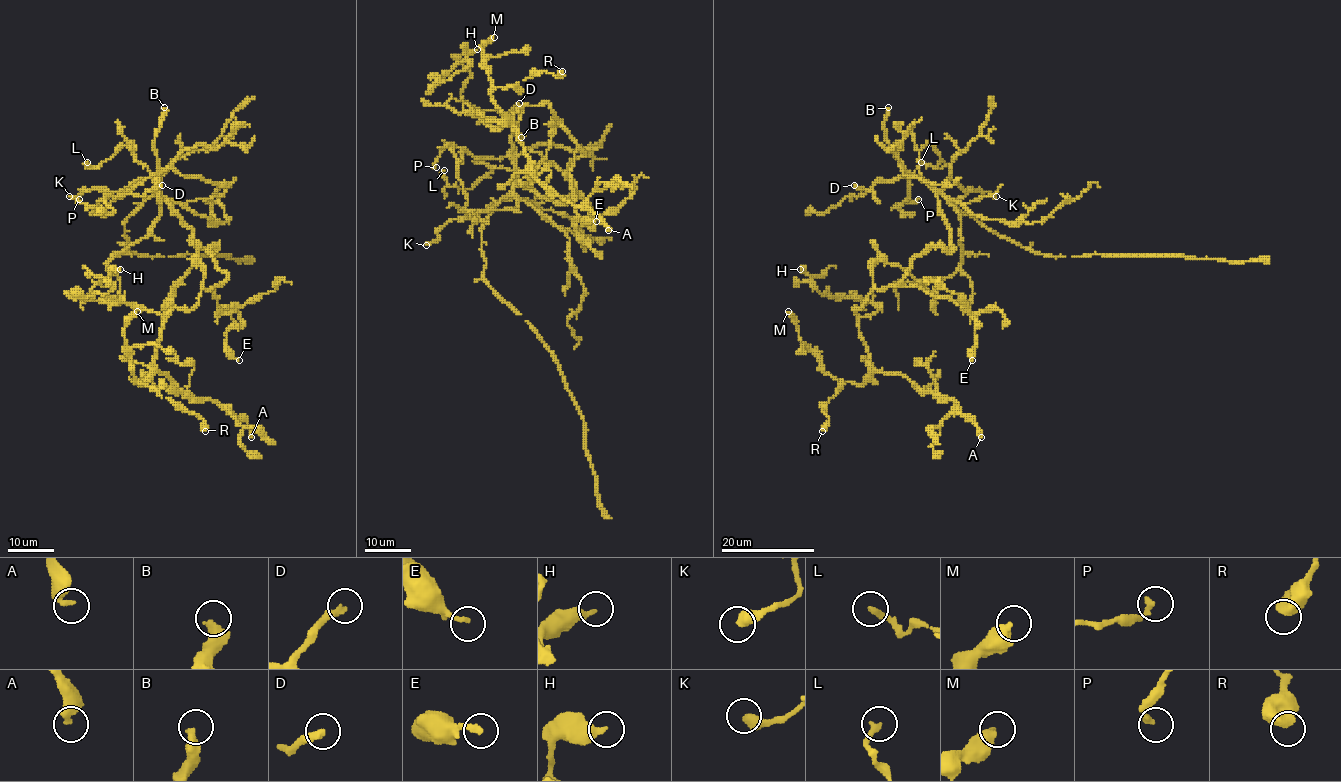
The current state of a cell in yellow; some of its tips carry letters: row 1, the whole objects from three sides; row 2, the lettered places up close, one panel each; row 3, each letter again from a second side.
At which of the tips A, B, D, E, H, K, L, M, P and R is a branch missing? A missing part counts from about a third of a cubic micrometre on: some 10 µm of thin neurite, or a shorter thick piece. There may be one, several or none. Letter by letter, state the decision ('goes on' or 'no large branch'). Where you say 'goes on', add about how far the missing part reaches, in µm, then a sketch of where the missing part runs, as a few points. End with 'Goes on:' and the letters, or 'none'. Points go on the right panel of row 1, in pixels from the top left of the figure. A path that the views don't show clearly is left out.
A: no large branch
B: goes on; about 25 µm are missing; missing branch runs (888, 107), (896, 85), (886, 48), (877, 33), (878, 25)
D: goes on; about 20 µm are missing; missing branch runs (854, 185), (850, 180), (851, 162), (838, 162), (855, 161)
E: no large branch
H: no large branch
K: no large branch
L: no large branch
M: no large branch
P: no large branch
R: no large branch
Goes on: B, D

